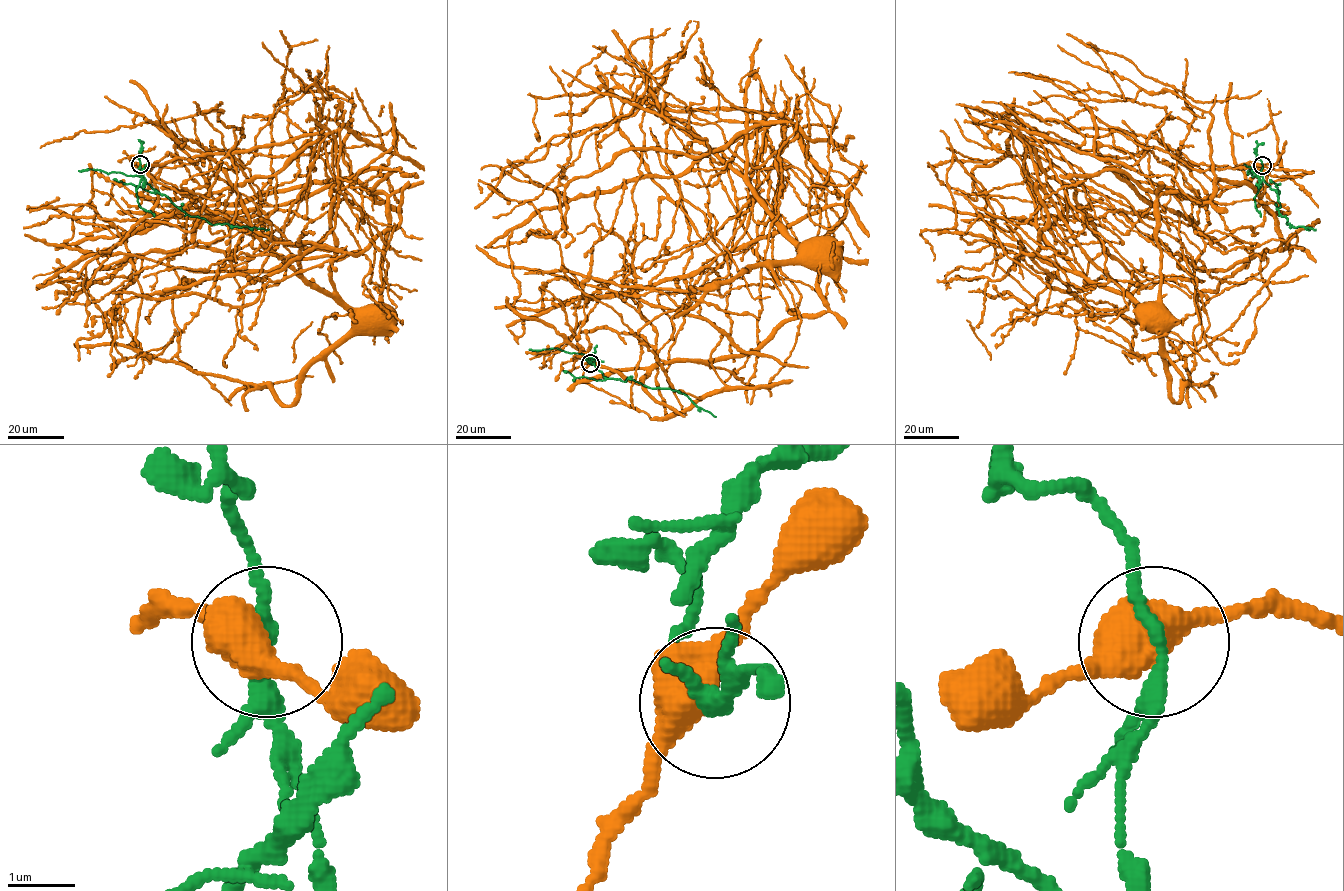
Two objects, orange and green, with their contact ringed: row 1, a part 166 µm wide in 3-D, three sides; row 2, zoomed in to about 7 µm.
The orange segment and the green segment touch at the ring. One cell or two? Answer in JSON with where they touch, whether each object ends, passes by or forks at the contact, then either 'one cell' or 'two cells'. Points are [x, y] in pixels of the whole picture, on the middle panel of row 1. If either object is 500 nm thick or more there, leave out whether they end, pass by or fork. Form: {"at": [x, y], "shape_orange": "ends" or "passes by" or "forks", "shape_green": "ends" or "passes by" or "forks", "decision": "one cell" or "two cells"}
{"at": [590, 363], "decision": "two cells"}

